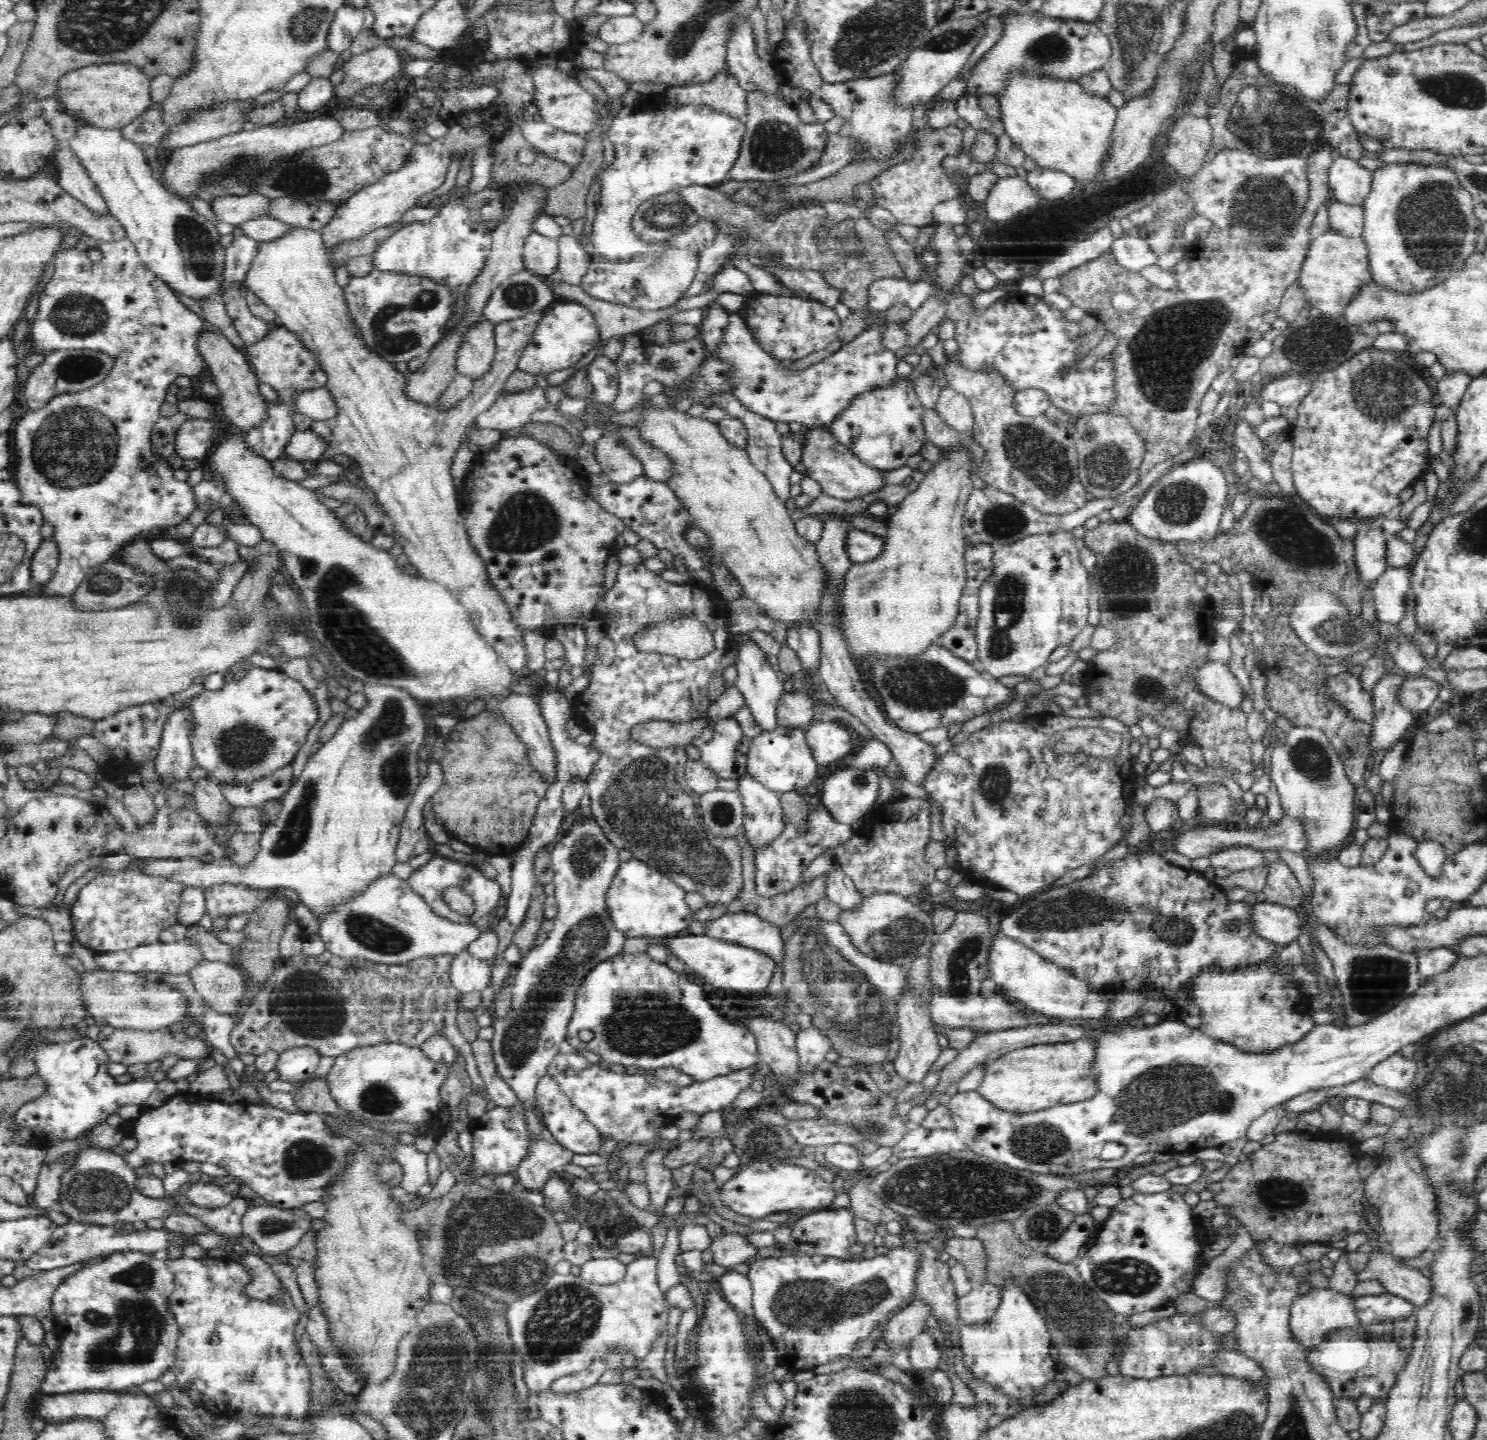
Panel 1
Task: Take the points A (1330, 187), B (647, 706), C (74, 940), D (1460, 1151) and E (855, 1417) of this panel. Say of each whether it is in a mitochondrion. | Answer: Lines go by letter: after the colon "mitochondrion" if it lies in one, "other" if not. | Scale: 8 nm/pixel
A: other
B: other
C: other
D: mitochondrion
E: mitochondrion

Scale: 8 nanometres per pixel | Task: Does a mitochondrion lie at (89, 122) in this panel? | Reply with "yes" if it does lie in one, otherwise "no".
no

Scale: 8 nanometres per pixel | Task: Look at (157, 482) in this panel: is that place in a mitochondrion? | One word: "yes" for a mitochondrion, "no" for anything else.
no

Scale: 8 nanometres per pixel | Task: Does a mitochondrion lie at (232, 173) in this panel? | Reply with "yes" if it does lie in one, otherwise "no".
yes

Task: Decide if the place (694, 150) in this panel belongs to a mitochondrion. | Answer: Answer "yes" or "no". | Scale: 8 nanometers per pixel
no

